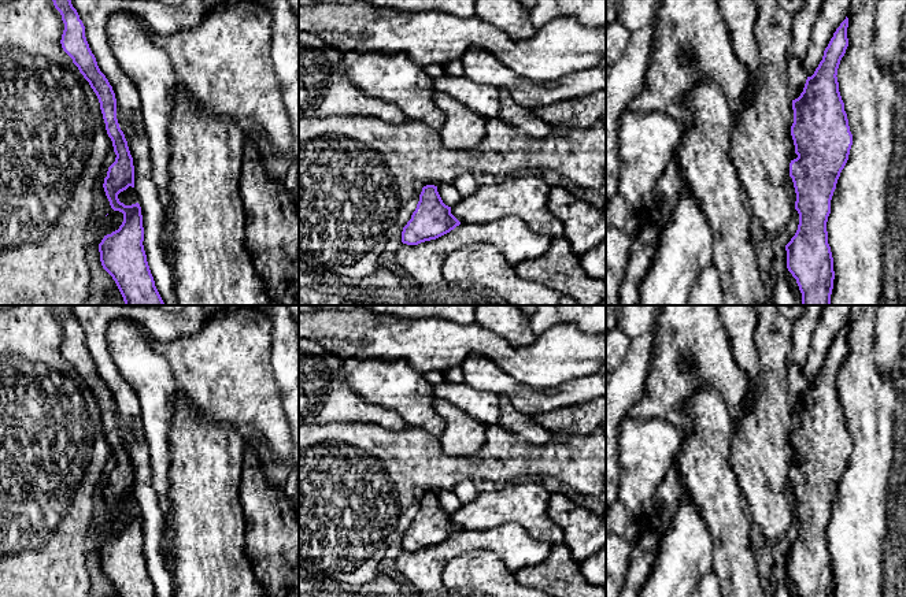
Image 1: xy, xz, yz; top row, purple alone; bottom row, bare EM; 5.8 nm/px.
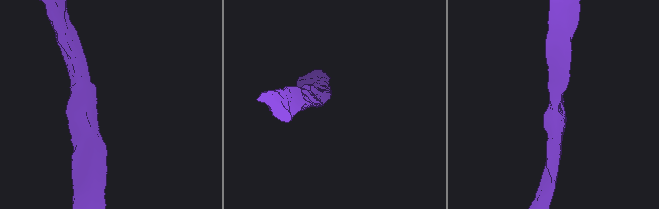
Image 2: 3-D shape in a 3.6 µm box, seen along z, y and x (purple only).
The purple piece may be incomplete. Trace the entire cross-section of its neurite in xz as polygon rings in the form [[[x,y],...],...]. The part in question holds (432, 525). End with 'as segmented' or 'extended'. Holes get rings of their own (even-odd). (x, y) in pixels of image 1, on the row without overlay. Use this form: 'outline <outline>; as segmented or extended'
outline [[[426,492],[422,494],[411,526],[403,534],[402,549],[418,552],[425,548],[436,546],[459,531],[461,529],[451,520],[451,513],[443,509],[437,493]]]; as segmented

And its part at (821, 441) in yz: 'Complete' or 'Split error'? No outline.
Complete

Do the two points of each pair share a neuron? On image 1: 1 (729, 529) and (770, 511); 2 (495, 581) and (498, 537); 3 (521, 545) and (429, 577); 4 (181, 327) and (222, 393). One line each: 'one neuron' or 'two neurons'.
1: two neurons
2: two neurons
3: one neuron
4: two neurons

